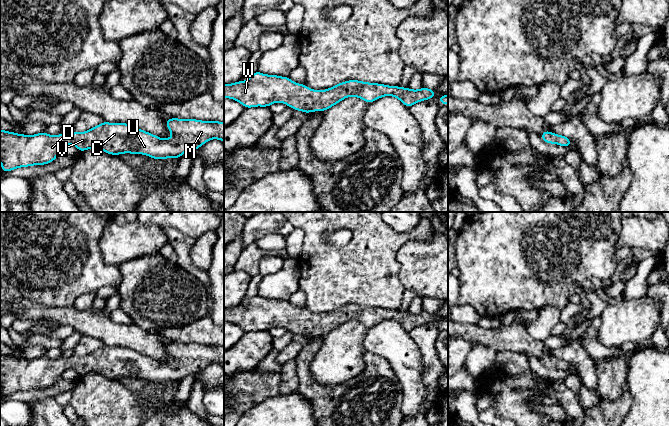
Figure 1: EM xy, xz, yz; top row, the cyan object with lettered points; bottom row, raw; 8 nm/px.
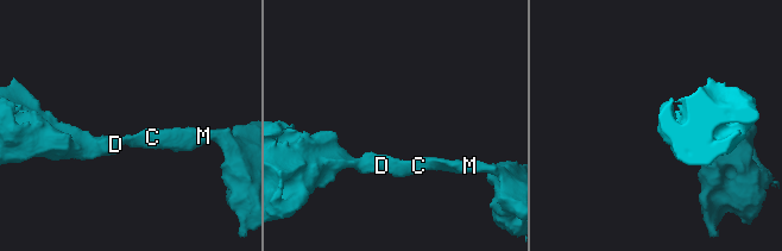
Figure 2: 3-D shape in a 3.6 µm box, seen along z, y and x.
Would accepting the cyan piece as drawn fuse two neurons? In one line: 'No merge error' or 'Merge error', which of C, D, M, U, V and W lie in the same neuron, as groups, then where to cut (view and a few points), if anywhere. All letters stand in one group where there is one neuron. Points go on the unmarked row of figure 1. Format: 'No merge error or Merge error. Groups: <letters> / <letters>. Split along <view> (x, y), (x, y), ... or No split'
No merge error. Groups: C D M U V W. No split

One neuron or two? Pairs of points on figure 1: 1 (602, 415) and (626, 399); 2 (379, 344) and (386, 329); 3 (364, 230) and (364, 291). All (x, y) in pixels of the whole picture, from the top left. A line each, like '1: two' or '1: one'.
1: one
2: one
3: one

